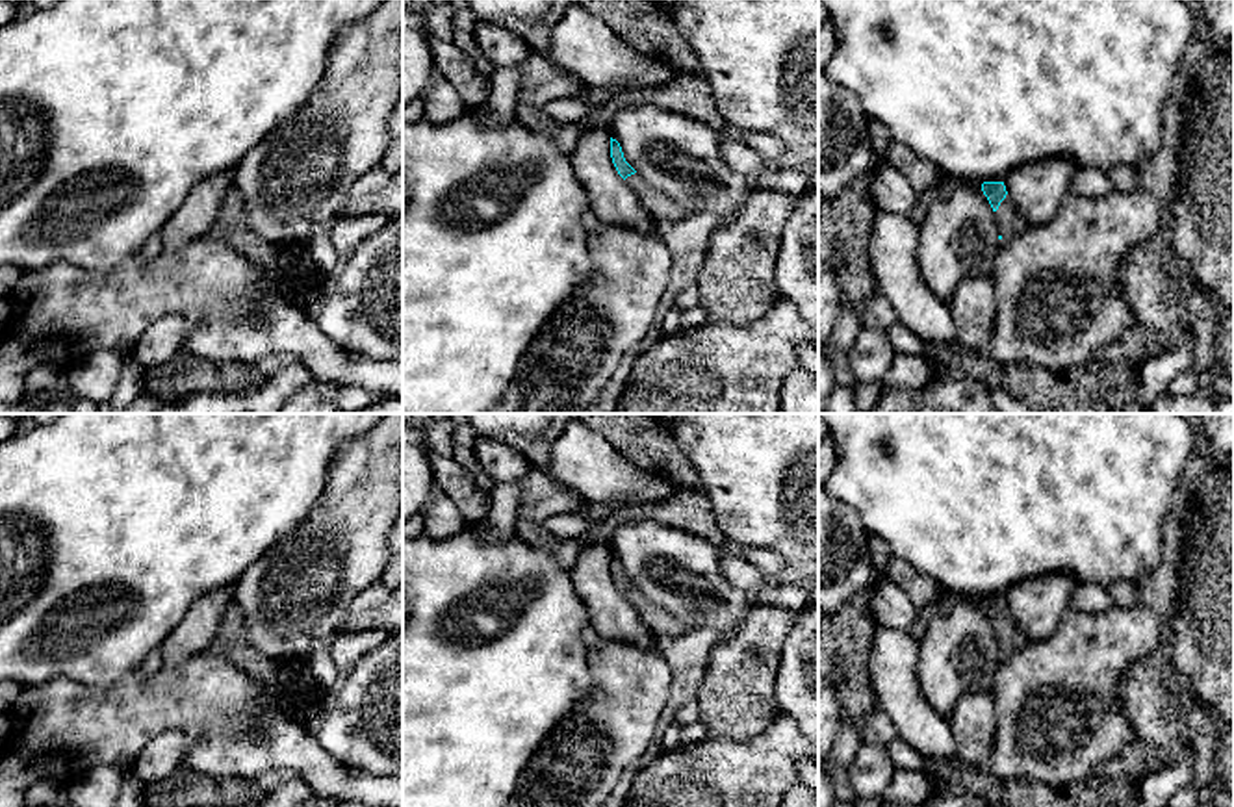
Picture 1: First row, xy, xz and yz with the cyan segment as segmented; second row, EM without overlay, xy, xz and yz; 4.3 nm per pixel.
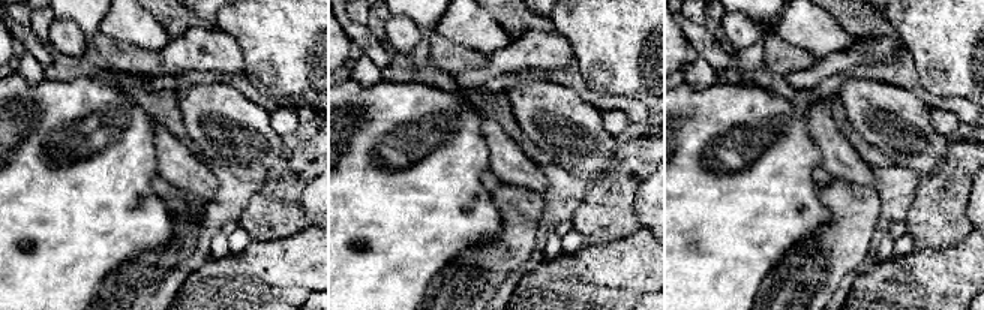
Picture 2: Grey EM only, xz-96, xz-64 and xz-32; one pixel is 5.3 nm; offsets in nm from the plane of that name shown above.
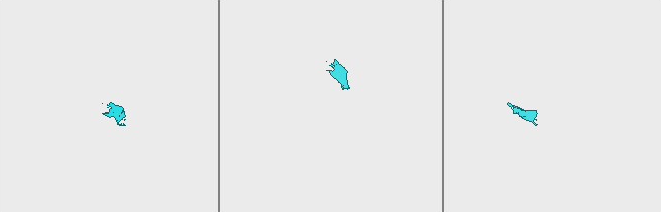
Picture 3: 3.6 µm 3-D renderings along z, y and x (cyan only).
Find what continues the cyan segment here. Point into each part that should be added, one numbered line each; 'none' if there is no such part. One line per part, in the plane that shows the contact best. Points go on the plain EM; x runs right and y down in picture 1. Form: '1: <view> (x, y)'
1: yz (1010, 637)

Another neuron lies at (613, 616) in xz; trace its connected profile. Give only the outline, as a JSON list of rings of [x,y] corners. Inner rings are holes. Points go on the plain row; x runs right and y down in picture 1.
[[[596,519],[577,538],[581,551],[577,562],[570,568],[575,592],[590,612],[590,625],[605,640],[659,647],[659,636],[640,620],[612,579],[609,544],[598,538],[603,519]]]

